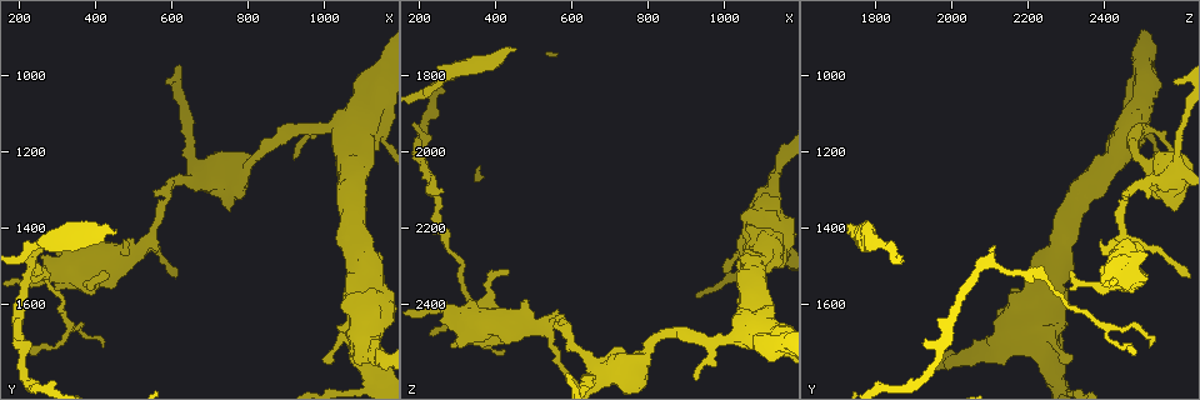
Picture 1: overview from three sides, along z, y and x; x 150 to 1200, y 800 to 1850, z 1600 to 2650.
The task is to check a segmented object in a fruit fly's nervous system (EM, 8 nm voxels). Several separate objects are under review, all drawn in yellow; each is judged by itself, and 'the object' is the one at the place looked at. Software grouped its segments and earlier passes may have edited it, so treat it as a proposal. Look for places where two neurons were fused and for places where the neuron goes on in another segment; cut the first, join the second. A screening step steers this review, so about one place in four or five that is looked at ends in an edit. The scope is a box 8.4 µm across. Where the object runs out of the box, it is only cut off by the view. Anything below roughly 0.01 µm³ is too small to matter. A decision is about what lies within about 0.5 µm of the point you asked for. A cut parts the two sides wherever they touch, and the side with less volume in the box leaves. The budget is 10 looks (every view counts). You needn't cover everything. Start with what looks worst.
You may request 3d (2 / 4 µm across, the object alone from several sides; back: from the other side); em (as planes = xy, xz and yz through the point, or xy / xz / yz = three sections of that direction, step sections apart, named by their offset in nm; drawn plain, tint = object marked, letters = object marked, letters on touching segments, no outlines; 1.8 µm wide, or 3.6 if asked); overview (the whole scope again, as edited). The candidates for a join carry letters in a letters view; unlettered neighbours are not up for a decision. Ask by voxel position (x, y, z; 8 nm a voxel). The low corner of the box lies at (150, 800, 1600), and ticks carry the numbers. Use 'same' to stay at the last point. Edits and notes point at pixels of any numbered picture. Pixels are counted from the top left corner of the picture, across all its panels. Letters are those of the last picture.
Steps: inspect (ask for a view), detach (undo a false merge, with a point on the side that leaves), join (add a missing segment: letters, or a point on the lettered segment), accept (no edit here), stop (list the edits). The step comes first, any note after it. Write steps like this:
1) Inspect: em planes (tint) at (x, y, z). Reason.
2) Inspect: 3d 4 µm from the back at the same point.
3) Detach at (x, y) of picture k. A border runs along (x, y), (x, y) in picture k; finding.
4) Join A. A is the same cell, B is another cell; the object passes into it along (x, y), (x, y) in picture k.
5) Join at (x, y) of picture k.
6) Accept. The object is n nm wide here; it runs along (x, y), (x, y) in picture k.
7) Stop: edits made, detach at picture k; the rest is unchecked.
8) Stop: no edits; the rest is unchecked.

Inspect: 3d 4 µm from the back at (450, 1410, 1730). Free end.

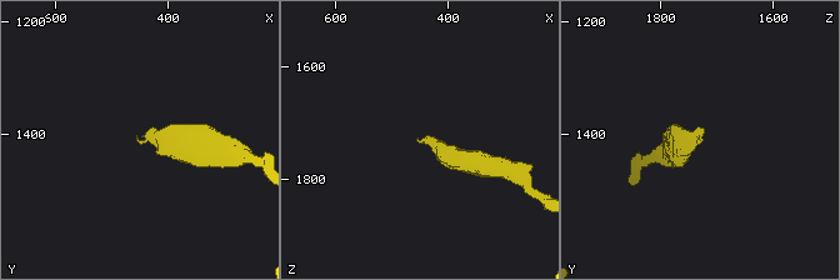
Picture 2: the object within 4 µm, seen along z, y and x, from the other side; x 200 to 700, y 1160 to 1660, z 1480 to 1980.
Inspect: em xy step 16 (letters) at (455, 1415, 1730).

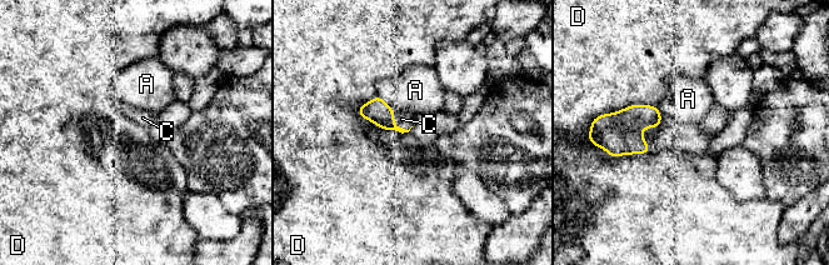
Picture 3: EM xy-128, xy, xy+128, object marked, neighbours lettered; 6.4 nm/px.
Inspect: em planes (letters) at the same point. Cut it another way.

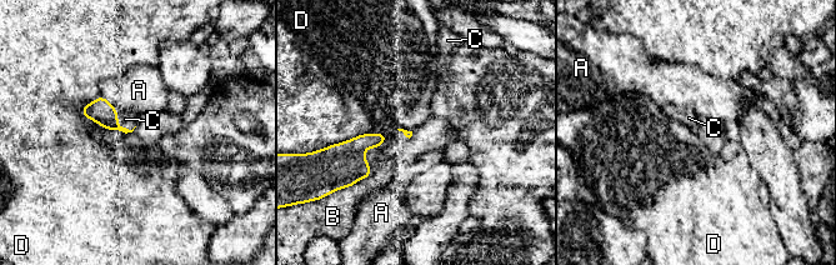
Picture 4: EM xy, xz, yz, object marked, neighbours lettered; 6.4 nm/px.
Join C. C is the same cell, A, B and D are other cells; it goes on there.

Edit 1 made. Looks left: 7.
Inspect: overview.

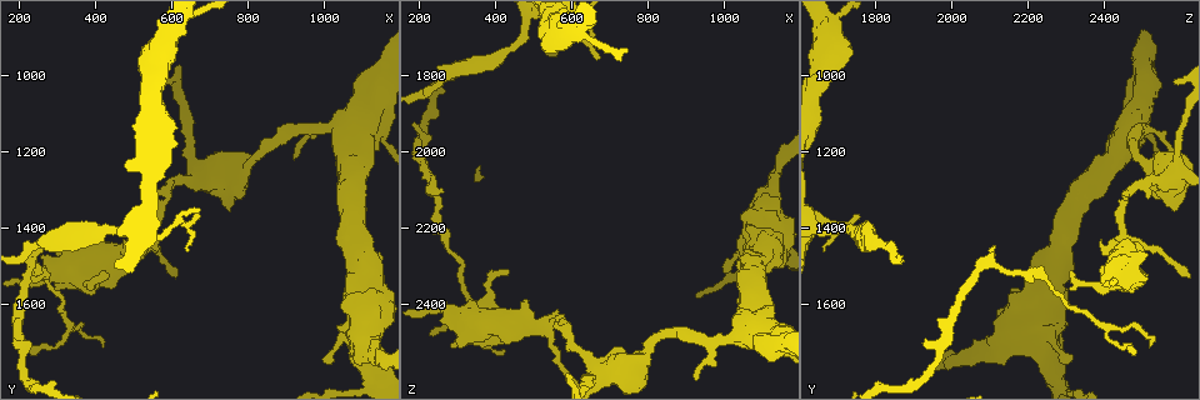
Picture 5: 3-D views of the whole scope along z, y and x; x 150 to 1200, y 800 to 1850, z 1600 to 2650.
Inspect: em planes (letters) at (590, 1010, 2575). Long arm stops here.

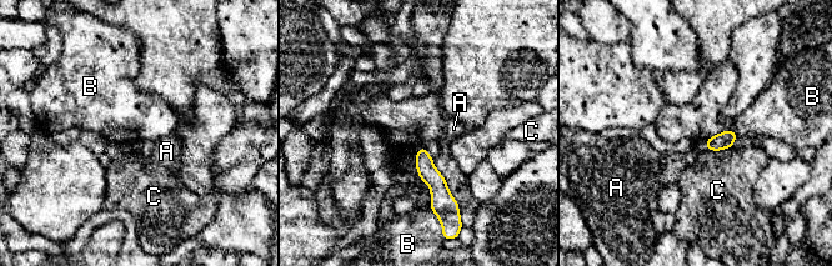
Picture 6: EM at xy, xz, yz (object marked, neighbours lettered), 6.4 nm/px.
Accept. The longest contact is with B, 240 nm; A, B and C are other cells; a border runs along (738, 135), (723, 130), (703, 145) in picture 6; no lettered segment goes on from it.

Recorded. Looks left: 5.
Inspect: em yz step 4 (letters) at (230, 1725, 2485). Thin end.

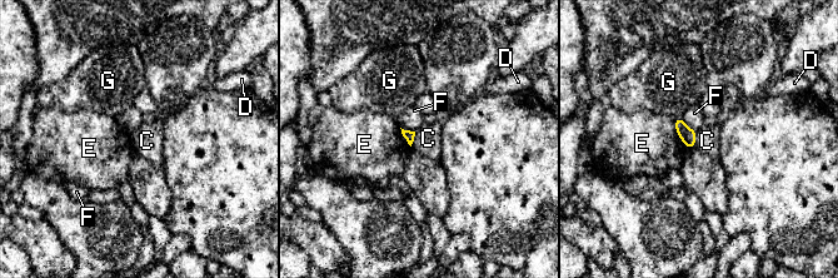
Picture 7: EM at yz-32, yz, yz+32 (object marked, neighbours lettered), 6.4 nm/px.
Inspect: em planes (letters) at the same point.

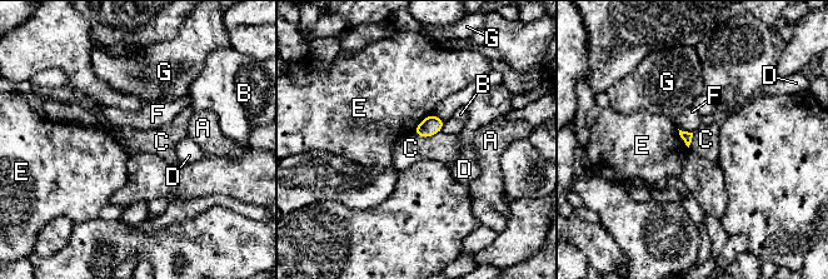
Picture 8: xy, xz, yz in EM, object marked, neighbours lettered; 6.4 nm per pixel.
Accept. A, B, C, D, E, F and G are other cells; none of them fits.

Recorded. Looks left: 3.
Stop: edits made, join at picture 4; the rest is unchecked.

